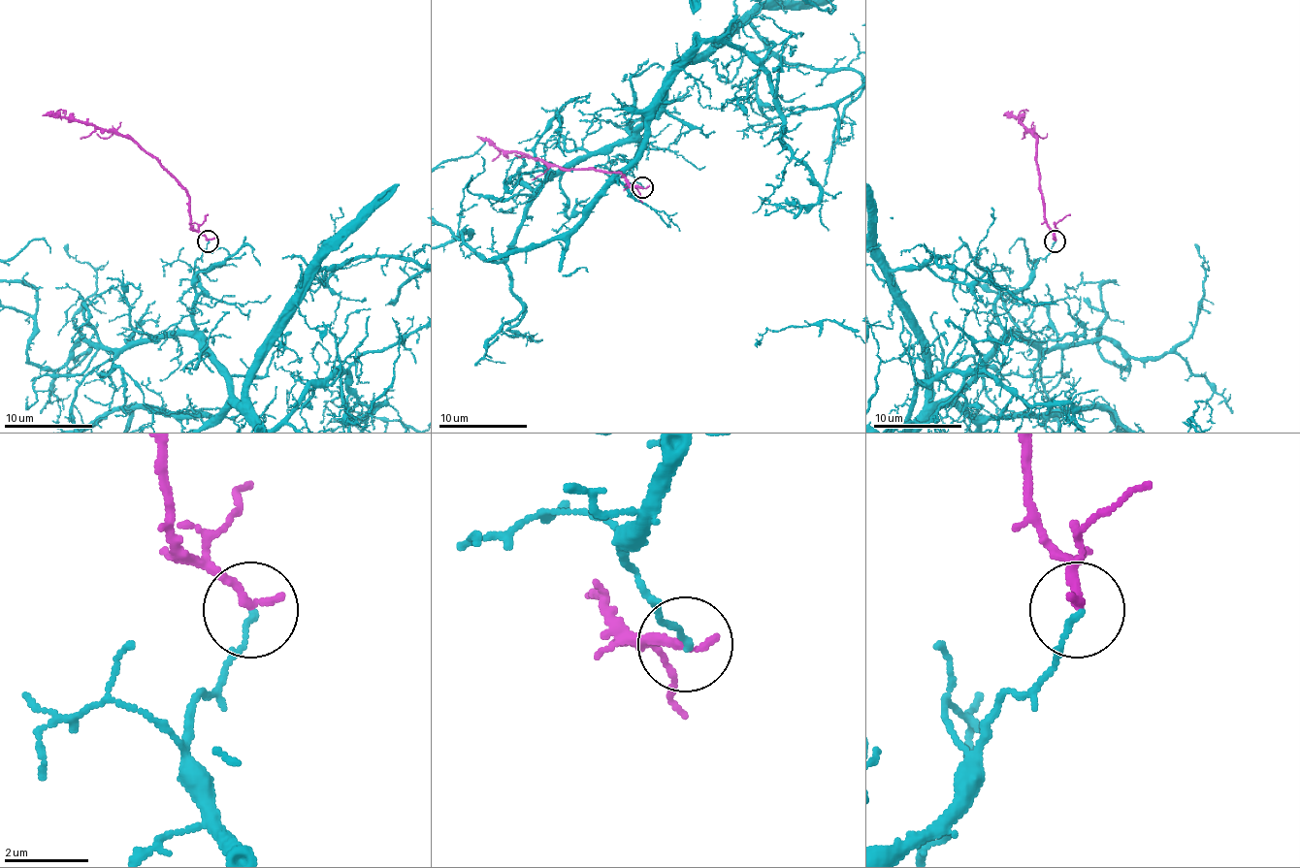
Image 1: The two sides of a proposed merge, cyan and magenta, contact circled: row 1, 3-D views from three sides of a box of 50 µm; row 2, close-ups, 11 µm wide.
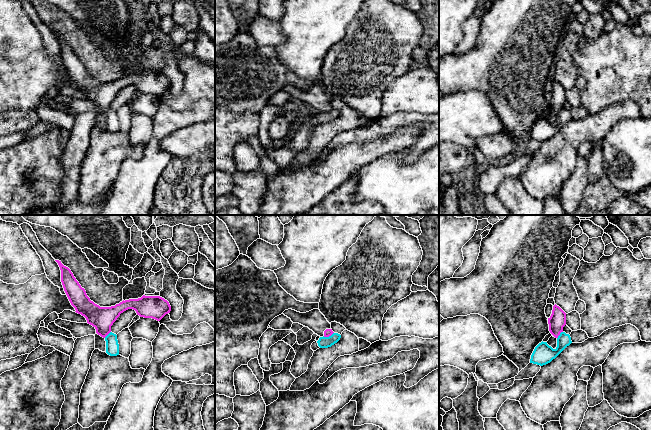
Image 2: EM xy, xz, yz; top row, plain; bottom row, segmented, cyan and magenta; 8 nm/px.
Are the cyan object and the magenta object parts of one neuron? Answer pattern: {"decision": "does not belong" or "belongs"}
{"decision": "does not belong"}

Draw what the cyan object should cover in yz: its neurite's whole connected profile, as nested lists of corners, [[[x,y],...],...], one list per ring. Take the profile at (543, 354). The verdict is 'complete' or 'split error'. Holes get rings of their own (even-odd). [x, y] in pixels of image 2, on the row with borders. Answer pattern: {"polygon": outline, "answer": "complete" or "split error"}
{"polygon": [[[561,332],[558,336],[557,347],[555,349],[549,346],[547,342],[542,341],[535,347],[531,355],[530,363],[540,366],[546,365],[555,359],[571,343],[570,335],[565,332]]], "answer": "complete"}

